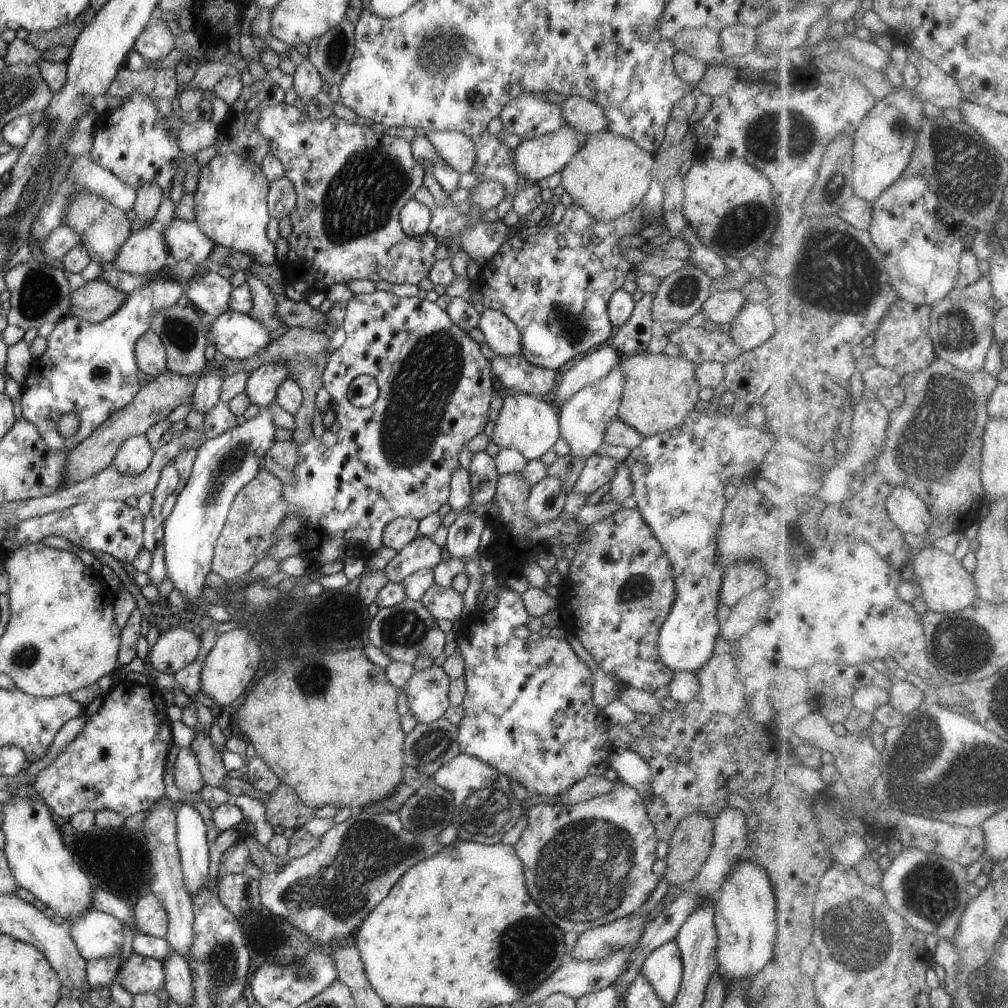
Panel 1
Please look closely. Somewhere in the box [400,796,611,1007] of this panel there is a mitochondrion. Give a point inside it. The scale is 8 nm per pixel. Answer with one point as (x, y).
(528, 947)

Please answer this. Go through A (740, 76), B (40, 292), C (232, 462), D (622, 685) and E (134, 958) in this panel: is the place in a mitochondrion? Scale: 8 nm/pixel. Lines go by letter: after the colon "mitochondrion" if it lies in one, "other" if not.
A: other
B: mitochondrion
C: mitochondrion
D: other
E: other

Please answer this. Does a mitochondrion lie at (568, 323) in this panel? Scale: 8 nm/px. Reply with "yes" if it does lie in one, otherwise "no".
yes

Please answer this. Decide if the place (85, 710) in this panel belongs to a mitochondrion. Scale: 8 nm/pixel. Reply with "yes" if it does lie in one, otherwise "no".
no

